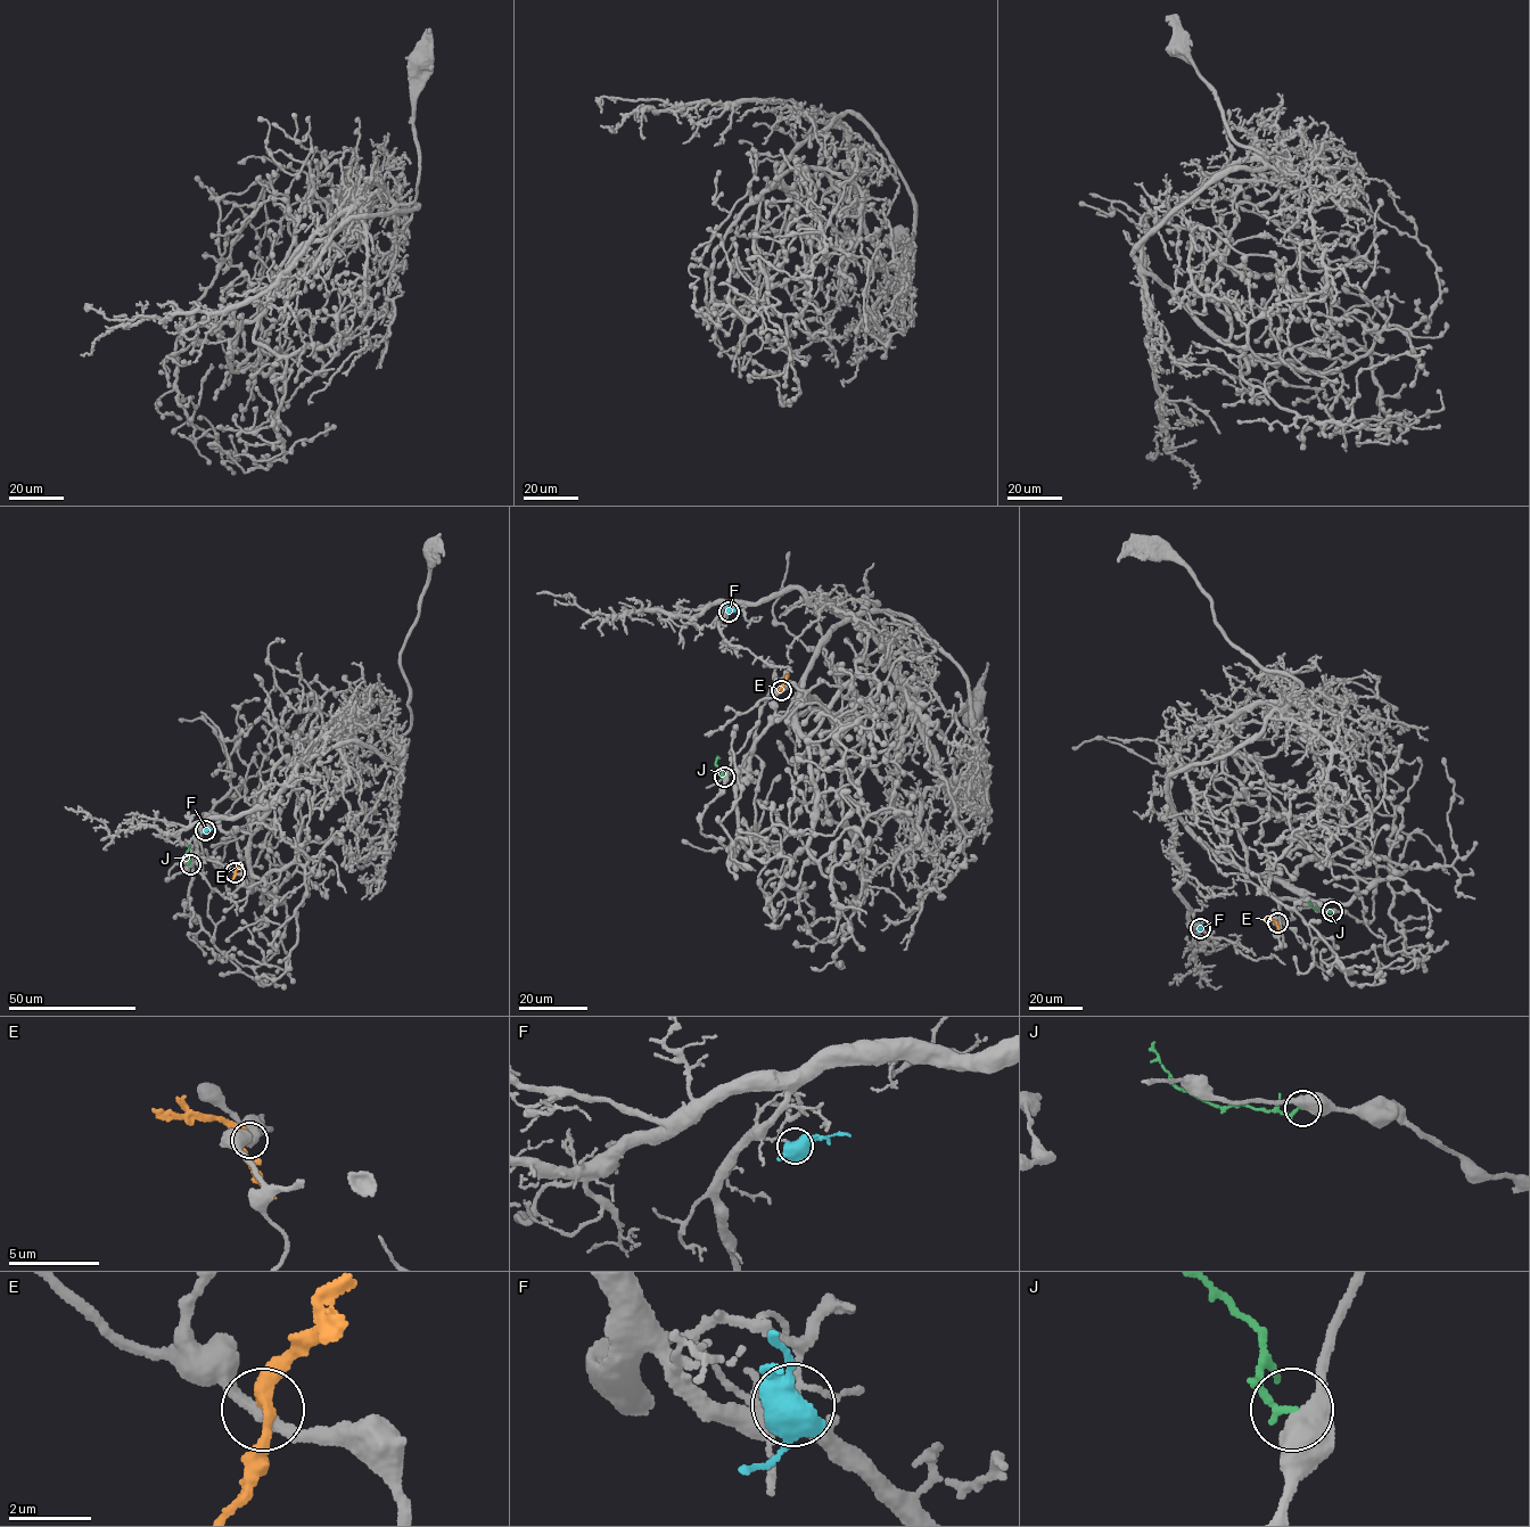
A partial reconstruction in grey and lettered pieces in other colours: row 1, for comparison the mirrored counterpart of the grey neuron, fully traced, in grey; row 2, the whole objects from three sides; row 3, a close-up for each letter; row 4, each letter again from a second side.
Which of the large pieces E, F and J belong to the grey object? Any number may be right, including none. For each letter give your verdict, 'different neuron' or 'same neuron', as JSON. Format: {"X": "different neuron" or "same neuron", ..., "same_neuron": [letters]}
{"E": "different neuron", "F": "different neuron", "J": "different neuron", "same_neuron": []}

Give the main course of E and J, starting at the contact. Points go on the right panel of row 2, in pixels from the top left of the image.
E: (1277, 922), (1263, 918)
J: (1332, 911), (1317, 910), (1309, 902)

